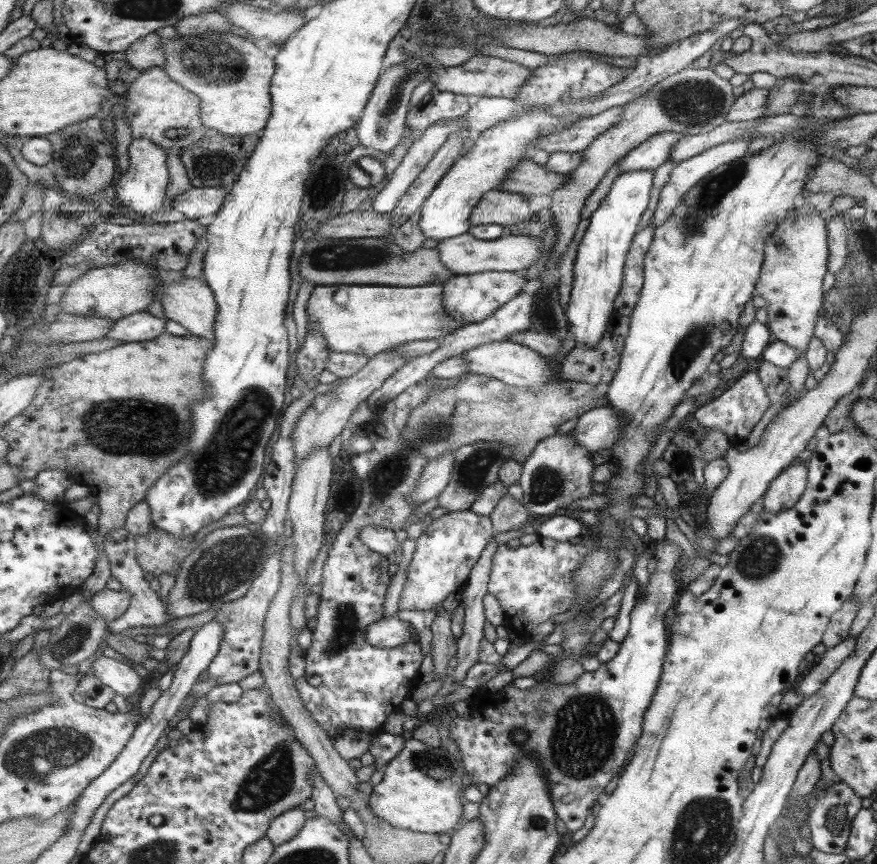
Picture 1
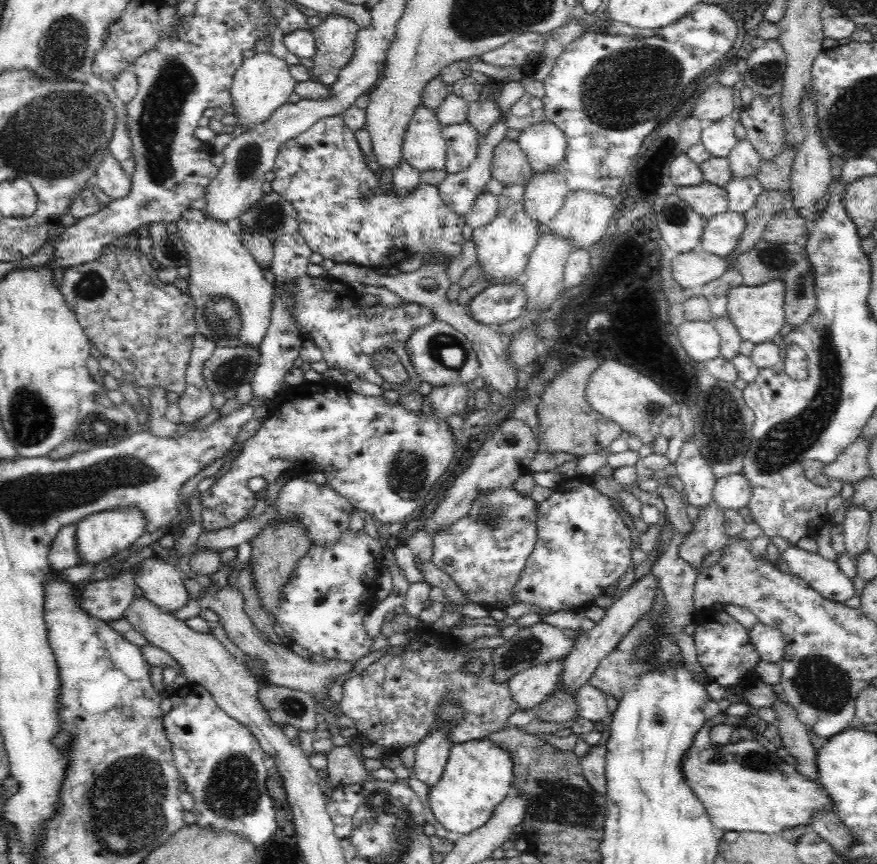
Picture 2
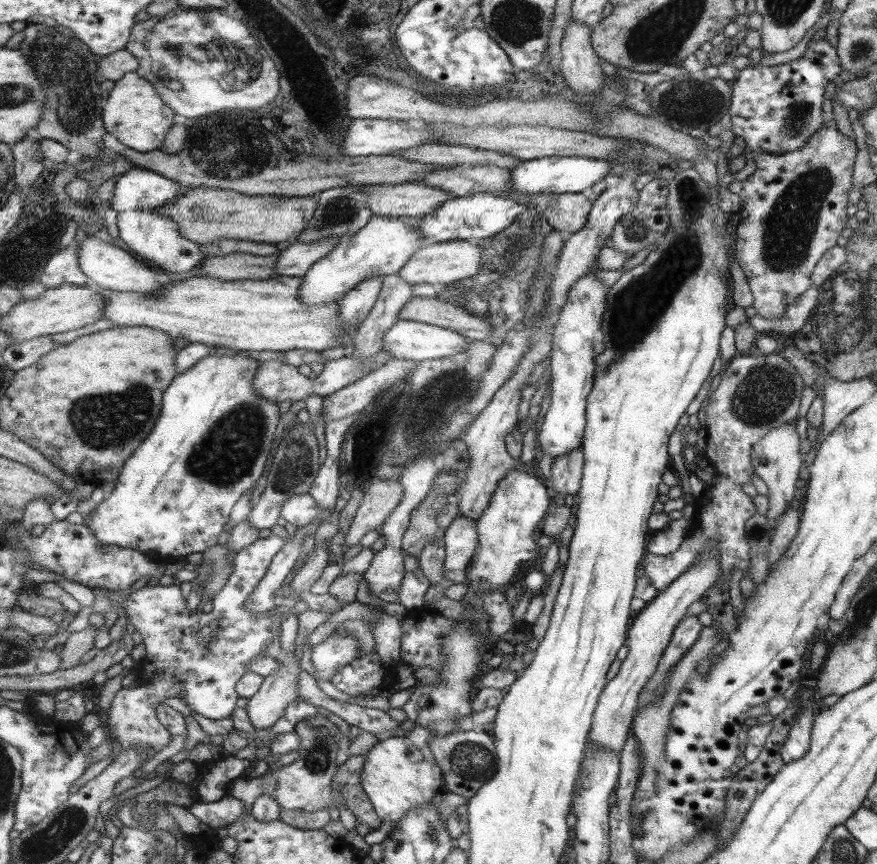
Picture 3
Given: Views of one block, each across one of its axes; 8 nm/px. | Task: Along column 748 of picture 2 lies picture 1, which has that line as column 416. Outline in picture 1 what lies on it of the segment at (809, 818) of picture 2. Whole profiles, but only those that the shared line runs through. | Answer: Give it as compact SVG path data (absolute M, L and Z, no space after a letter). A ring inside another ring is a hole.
M410 737L405 742L405 748L386 766L382 781L373 786L373 791L368 796L368 806L379 820L384 820L397 828L411 832L433 833L438 836L454 833L454 828L462 824L464 817L465 803L461 799L465 788L464 771L465 766L446 750L427 746Z

